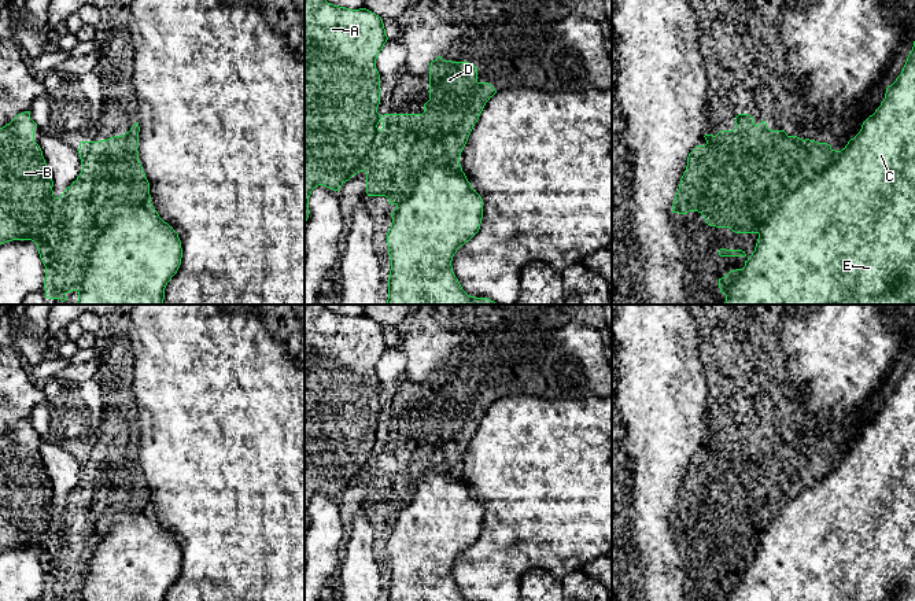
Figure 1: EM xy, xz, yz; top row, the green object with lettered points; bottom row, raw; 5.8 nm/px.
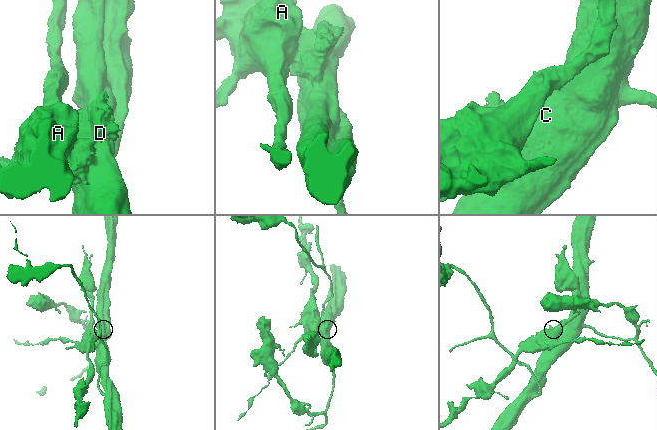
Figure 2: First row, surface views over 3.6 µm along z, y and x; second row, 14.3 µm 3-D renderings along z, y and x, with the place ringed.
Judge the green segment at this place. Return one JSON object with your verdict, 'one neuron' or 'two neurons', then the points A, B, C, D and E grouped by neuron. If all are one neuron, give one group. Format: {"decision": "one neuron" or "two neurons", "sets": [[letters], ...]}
{"decision": "two neurons", "sets": [["A", "B", "D"], ["C", "E"]]}

